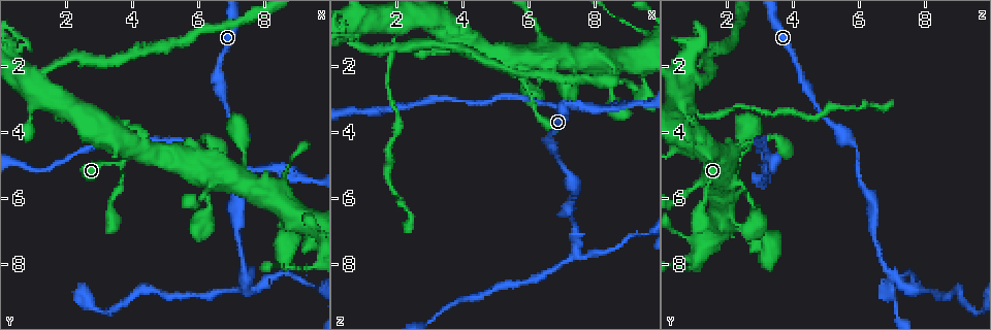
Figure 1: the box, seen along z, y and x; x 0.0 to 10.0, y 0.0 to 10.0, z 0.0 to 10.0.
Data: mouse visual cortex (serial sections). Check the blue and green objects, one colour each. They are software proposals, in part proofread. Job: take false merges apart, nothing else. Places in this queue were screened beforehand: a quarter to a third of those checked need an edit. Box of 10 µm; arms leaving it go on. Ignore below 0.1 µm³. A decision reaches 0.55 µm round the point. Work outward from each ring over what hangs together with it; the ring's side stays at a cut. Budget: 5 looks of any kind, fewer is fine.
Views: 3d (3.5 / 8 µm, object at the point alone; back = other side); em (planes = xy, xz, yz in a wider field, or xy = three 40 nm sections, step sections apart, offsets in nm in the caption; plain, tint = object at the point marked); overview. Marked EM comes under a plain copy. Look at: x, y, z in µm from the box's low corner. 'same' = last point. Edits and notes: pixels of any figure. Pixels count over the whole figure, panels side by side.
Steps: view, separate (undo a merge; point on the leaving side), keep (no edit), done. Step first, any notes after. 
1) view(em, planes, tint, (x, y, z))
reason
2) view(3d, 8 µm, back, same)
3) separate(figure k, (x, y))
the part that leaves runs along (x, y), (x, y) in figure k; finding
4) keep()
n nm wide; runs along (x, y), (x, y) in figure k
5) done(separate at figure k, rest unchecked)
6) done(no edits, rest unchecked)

view(3d, 3.5 µm, (4.00, 4.65, 1.50))
calibre changes

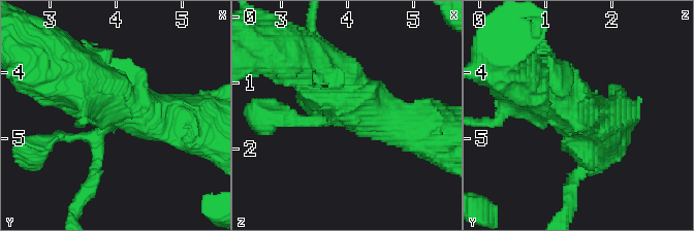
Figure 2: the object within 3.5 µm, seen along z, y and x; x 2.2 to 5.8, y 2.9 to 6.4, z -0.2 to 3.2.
view(em, xy, step 1, tint, (4.00, 4.65, 1.45))
need the tissue

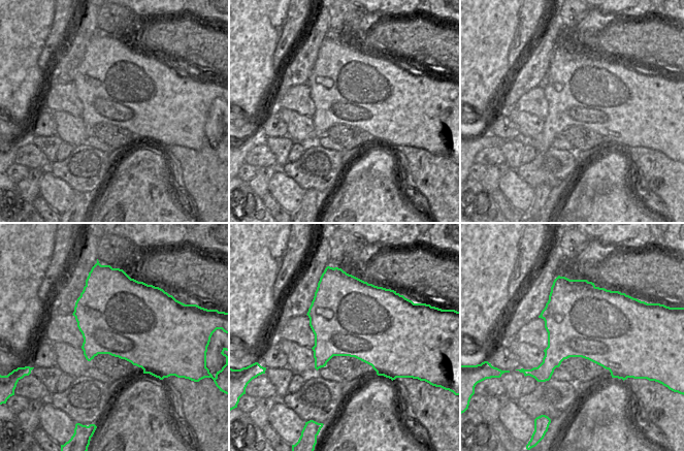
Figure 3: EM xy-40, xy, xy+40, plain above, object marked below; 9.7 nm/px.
keep()
runs along (56, 136), (94, 136), (131, 110), (183, 117) in figure 2; one cell here

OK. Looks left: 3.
view(3d, 3.5 µm, back, (1.90, 3.25, 0.85))
sudden change in width

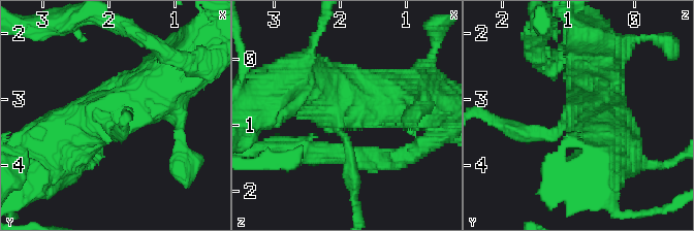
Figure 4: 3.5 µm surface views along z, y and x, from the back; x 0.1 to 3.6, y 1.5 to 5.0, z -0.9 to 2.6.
view(em, planes, tint, (1.90, 3.30, 0.80))
shape alone is not enough

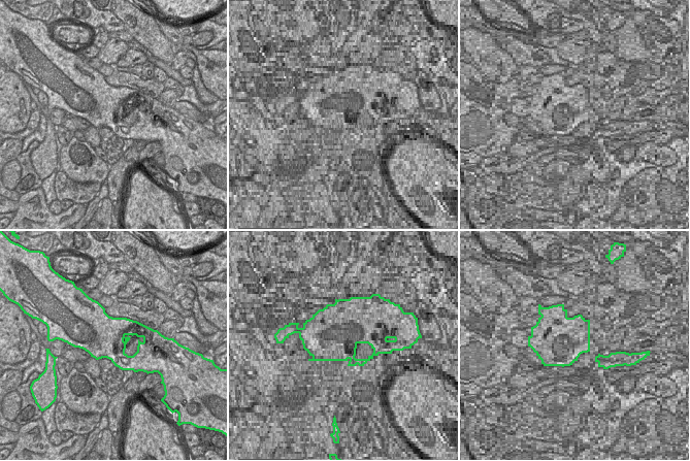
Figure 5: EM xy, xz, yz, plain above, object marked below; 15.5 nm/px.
view(em, xy, step 5, tint, same)

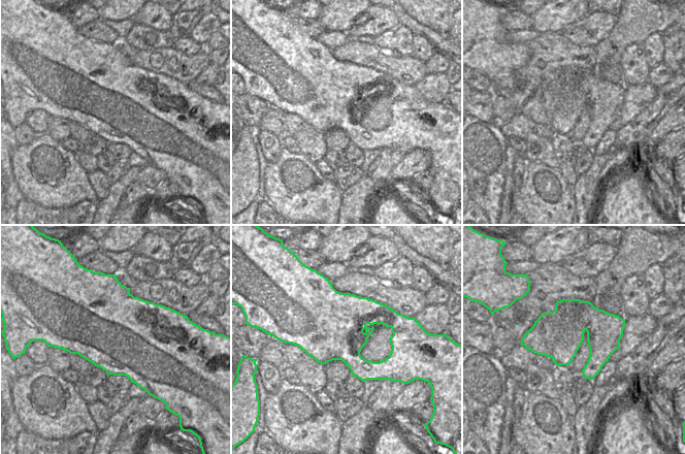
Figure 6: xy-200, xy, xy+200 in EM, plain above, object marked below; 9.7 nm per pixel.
separate(figure 4, (523, 130))
the part that leaves runs along (556, 130), (519, 133), (490, 118) in figure 4; a second cell is stuck on

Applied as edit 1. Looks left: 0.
done(separate at figure 4, rest unchecked)

